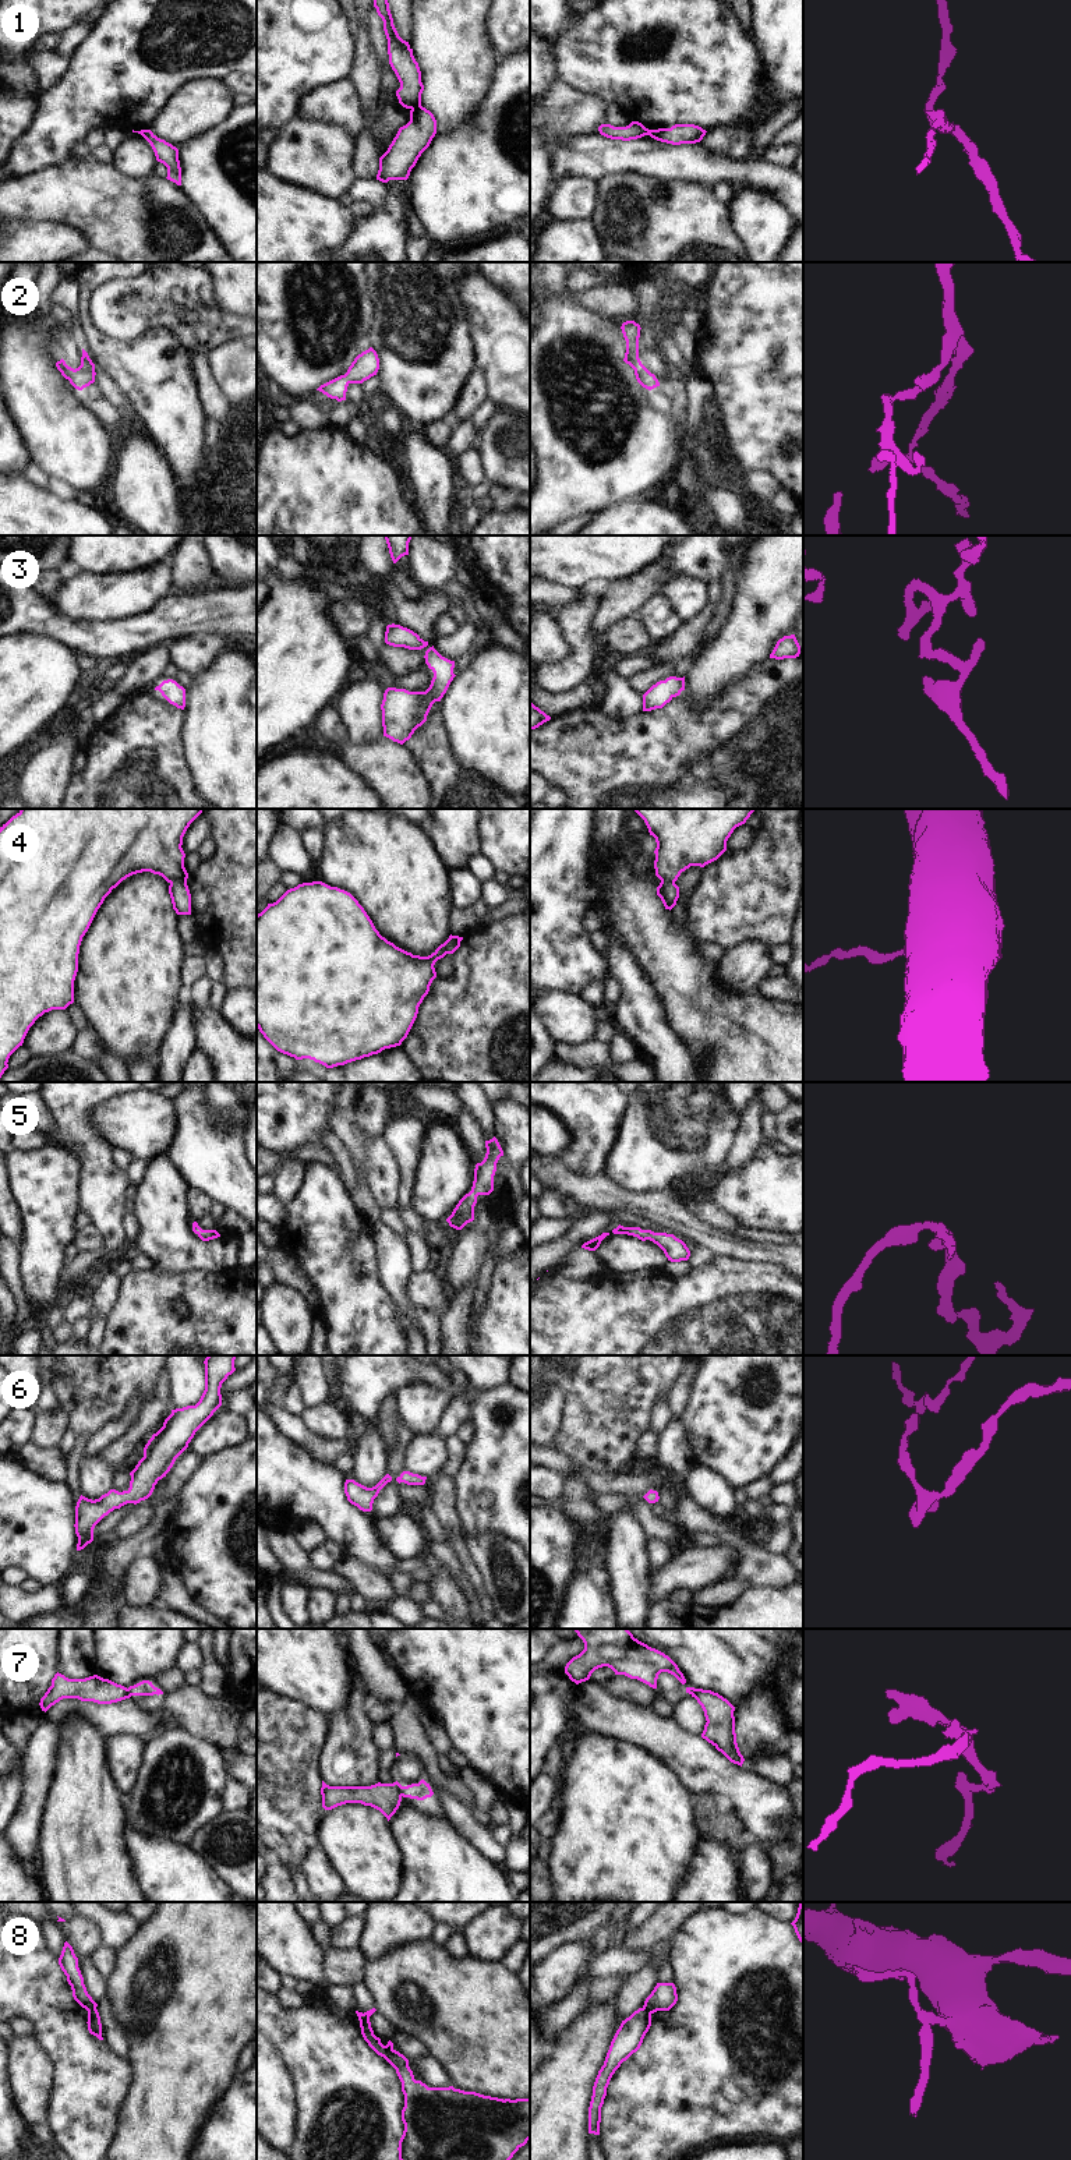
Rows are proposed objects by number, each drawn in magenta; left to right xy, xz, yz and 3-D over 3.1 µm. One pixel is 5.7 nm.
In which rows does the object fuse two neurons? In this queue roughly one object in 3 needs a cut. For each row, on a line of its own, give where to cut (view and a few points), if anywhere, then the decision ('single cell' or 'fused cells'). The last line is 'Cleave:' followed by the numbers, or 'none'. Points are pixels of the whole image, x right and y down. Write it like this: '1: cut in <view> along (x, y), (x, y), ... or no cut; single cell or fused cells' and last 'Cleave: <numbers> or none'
1: cut in xz along (420, 103), (412, 109); fused cells
2: no cut; single cell
3: no cut; single cell
4: cut in xy along (186, 879), (175, 879), (170, 883); fused cells
5: no cut; single cell
6: no cut; single cell
7: cut in xz along (402, 1786), (400, 1795); fused cells
8: cut in xy along (95, 2007), (88, 2011); fused cells
Cleave: 1, 4, 7, 8

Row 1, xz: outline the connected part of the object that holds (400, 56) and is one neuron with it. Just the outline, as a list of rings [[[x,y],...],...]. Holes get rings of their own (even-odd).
[[[374,0],[374,7],[383,21],[383,31],[388,39],[389,64],[400,82],[400,88],[396,91],[399,103],[406,109],[417,107],[421,105],[424,85],[421,82],[418,63],[413,56],[413,49],[409,42],[399,36],[393,25],[388,0]]]

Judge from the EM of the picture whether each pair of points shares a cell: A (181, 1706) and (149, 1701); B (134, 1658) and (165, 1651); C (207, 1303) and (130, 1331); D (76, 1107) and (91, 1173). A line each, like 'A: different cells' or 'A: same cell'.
A: different cells
B: same cell
C: same cell
D: same cell

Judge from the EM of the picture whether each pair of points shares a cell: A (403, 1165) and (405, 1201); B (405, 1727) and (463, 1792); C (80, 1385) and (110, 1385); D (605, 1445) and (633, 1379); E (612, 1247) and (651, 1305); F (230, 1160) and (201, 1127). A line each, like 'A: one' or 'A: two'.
A: one
B: one
C: one
D: one
E: two
F: one

